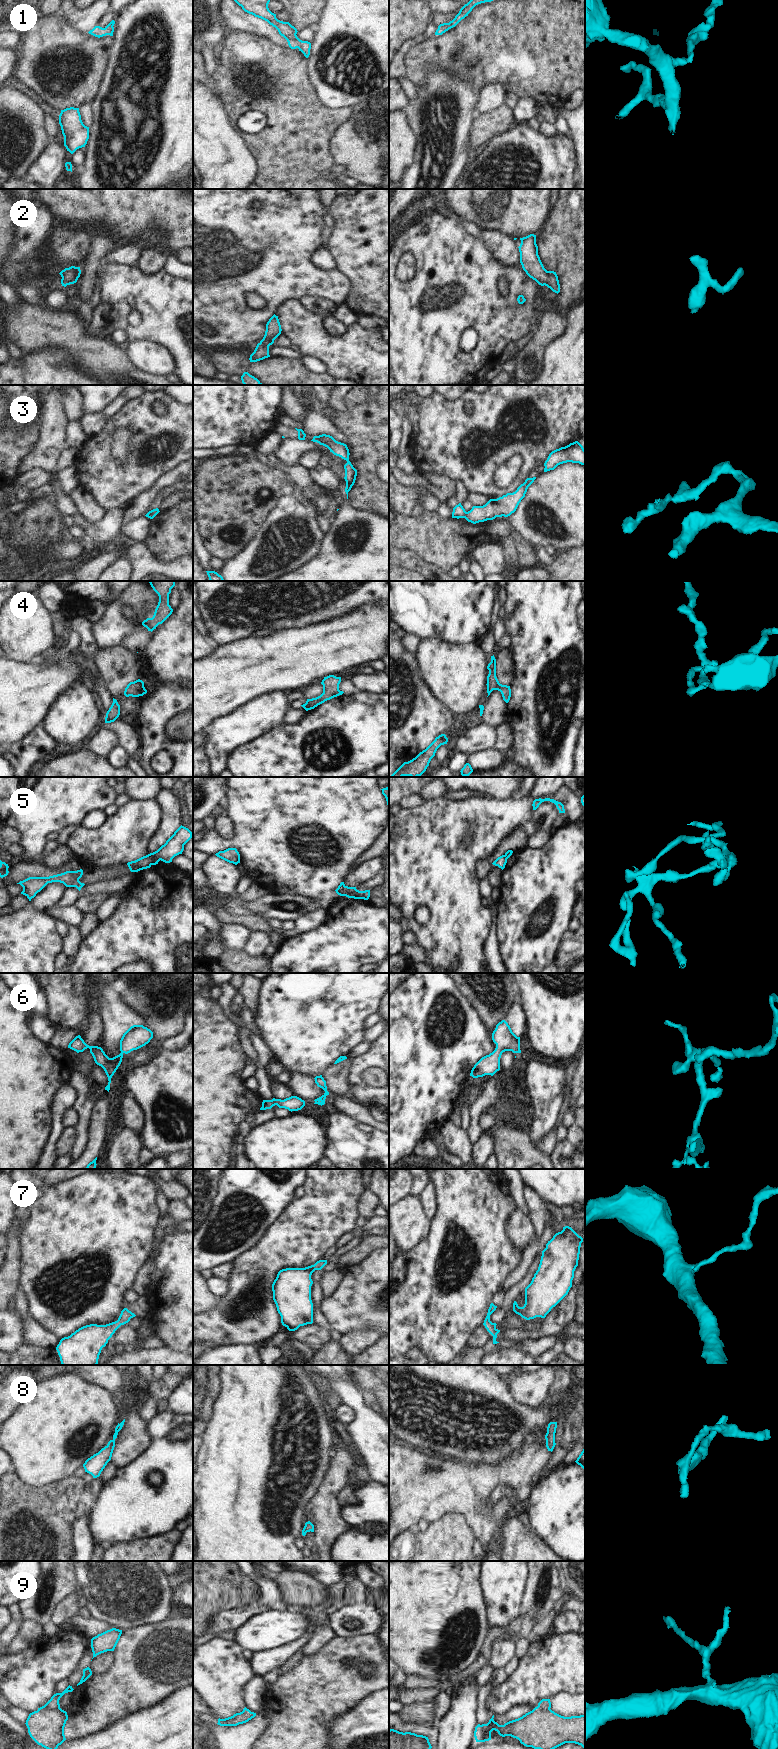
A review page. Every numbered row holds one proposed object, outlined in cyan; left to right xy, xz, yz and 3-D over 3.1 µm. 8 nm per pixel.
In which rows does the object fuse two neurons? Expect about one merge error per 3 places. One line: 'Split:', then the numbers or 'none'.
Split: 3, 5, 9

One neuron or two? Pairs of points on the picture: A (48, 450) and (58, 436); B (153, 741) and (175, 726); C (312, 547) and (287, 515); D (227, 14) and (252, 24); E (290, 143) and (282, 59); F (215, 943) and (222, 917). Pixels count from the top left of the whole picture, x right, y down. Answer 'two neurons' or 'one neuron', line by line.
A: one neuron
B: two neurons
C: one neuron
D: one neuron
E: one neuron
F: two neurons

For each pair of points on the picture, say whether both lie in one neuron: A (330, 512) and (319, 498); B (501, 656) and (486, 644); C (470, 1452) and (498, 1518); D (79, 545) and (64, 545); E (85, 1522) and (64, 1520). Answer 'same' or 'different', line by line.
A: same
B: different
C: different
D: same
E: different

